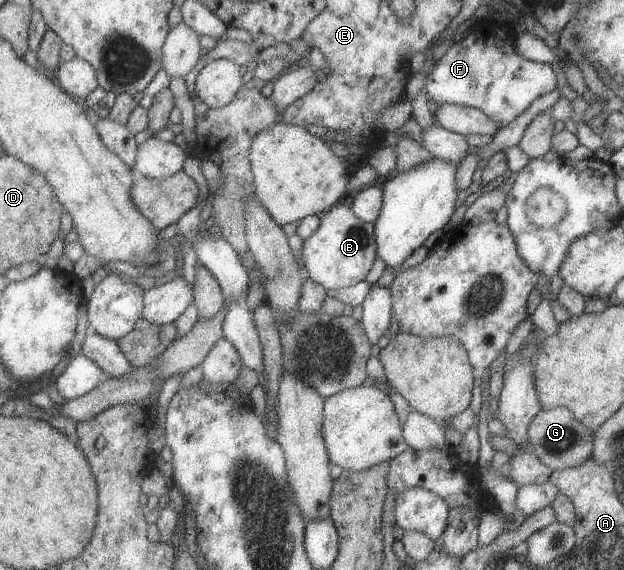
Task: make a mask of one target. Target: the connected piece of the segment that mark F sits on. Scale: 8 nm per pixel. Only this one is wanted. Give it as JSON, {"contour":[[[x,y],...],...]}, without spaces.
{"contour":[[[483,17],[475,21],[471,29],[471,33],[460,41],[453,42],[436,64],[432,65],[425,76],[424,90],[429,101],[434,105],[448,103],[477,108],[500,128],[521,115],[534,99],[548,94],[555,88],[557,79],[549,64],[526,60],[515,51],[516,32],[510,23],[497,23],[495,20]]]}

